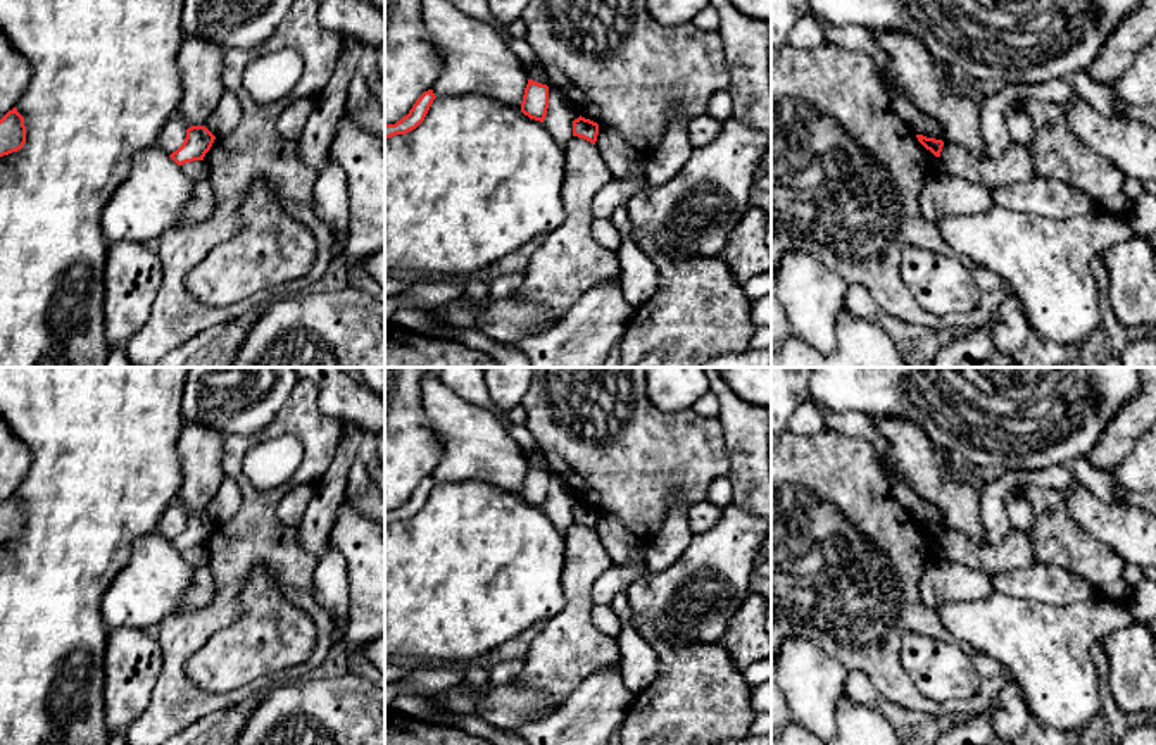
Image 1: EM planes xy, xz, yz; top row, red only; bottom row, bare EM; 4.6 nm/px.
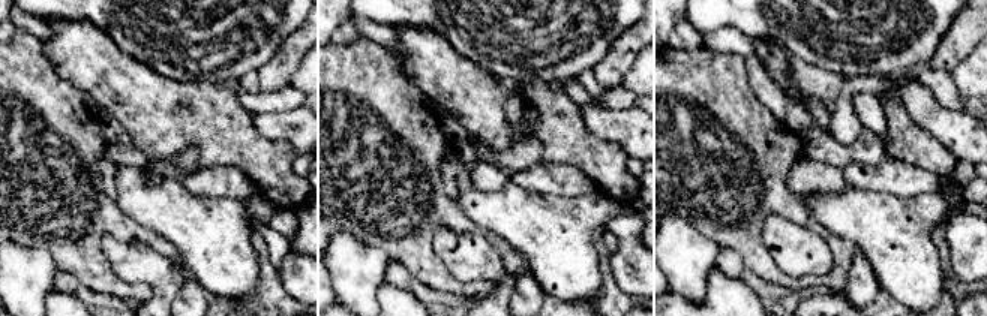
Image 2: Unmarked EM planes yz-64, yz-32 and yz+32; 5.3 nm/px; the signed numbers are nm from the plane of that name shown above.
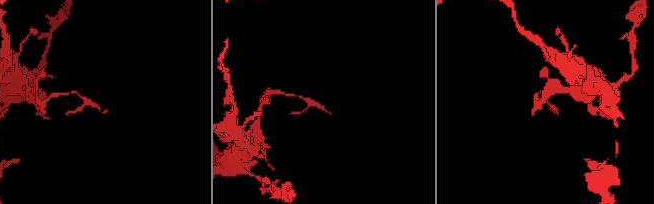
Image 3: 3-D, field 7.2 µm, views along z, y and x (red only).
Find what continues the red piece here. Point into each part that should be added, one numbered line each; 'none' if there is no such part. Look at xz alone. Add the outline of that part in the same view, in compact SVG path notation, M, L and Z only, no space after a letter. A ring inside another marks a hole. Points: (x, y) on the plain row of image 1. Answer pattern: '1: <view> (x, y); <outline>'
none

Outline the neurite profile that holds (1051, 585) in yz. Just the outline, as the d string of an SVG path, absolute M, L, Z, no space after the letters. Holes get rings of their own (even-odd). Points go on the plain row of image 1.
M1056 566L997 573L990 576L990 586L1011 598L1047 605L1073 605L1097 598L1090 583Z

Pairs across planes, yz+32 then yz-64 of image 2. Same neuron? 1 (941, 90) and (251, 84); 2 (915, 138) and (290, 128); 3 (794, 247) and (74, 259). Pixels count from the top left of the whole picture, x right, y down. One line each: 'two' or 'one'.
1: one
2: two
3: two

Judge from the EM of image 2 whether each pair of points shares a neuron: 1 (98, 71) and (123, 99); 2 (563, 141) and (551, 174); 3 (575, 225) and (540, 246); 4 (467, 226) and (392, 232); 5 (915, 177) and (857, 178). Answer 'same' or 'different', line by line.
1: same
2: different
3: same
4: same
5: same

